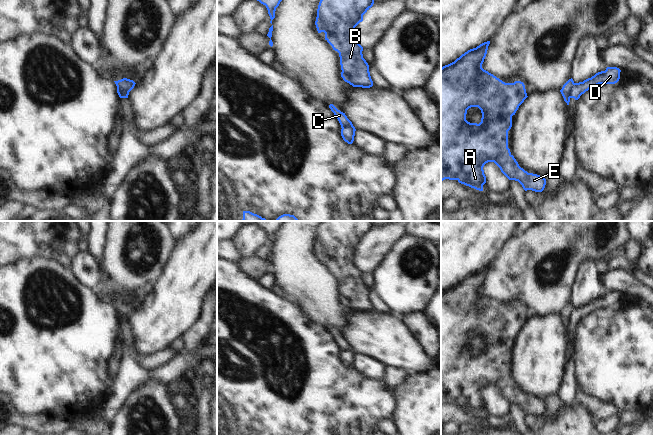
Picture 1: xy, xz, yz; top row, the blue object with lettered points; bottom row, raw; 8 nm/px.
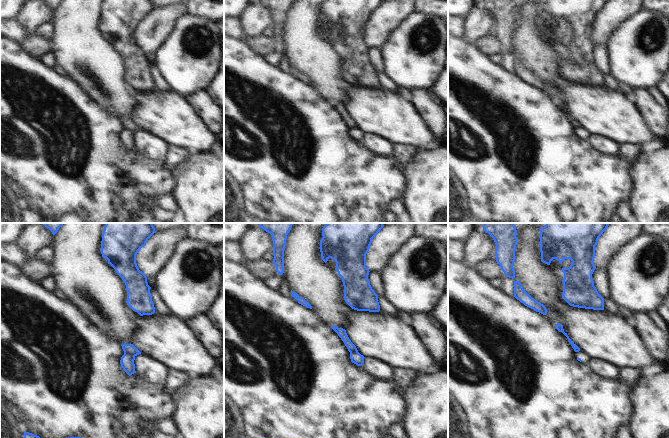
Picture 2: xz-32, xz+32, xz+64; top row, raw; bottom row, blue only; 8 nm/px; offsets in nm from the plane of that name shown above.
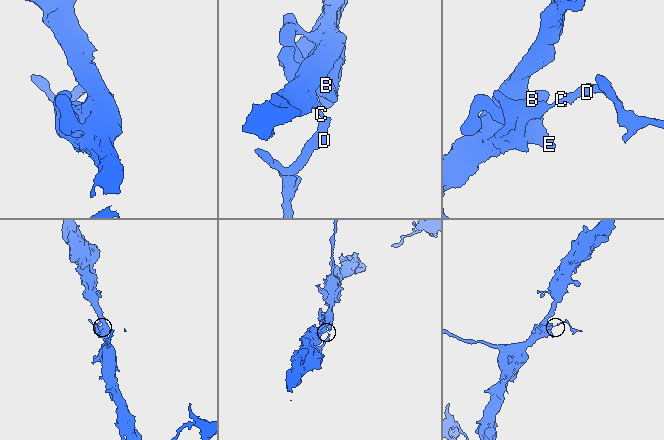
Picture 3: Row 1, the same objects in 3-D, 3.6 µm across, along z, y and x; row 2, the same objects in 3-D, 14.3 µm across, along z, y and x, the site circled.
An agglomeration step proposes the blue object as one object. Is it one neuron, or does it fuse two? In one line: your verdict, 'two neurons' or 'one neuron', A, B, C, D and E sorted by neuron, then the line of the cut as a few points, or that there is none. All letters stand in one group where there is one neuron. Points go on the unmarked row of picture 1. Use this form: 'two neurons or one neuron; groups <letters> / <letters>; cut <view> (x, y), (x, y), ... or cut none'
two neurons; groups A B C E / D; cut yz (574, 307), (570, 321)

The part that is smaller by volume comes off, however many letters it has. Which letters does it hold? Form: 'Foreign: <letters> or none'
Foreign: D

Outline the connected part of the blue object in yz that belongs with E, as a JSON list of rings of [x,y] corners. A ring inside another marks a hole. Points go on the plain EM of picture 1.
[[[487,265],[468,274],[454,286],[441,292],[441,405],[457,404],[461,408],[483,415],[483,409],[486,407],[483,391],[488,386],[494,386],[509,404],[518,405],[525,415],[542,416],[546,403],[521,392],[508,372],[508,355],[512,351],[512,340],[528,321],[525,309],[521,305],[505,307],[482,292],[489,268],[490,265]],[[471,331],[481,334],[482,342],[479,348],[466,344],[467,334]]]

